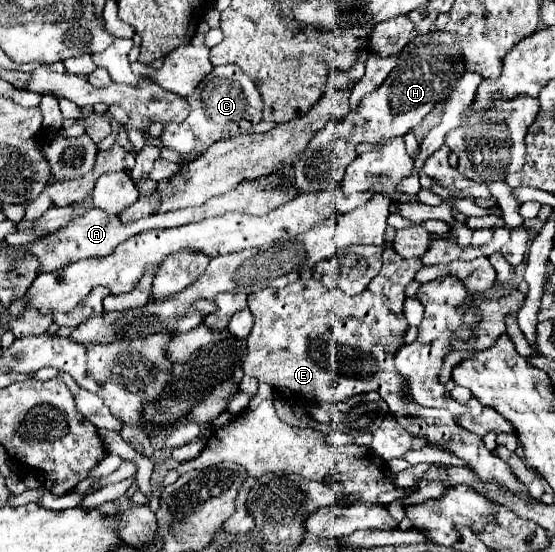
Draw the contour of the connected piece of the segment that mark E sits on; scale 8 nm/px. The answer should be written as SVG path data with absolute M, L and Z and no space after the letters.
M391 247L383 251L383 267L379 275L367 285L367 289L355 297L343 295L343 291L335 289L329 291L321 281L315 279L299 279L283 289L261 289L247 297L247 307L251 309L255 323L247 337L247 357L243 363L245 375L255 377L261 383L273 387L281 397L289 399L303 399L305 403L311 401L327 401L327 403L341 403L353 395L365 393L367 389L377 391L389 405L391 415L399 421L401 417L421 419L419 423L399 423L409 435L425 437L429 443L447 445L445 451L457 455L459 459L467 461L469 467L485 481L497 481L507 487L515 487L517 491L527 493L525 485L521 485L513 473L509 471L507 463L499 459L493 451L489 451L479 435L473 435L465 429L459 429L453 415L447 409L425 409L423 405L407 399L407 381L395 369L395 355L403 347L403 337L407 331L407 319L403 315L405 303L405 287L413 281L415 273L421 269L419 259L403 259Z

